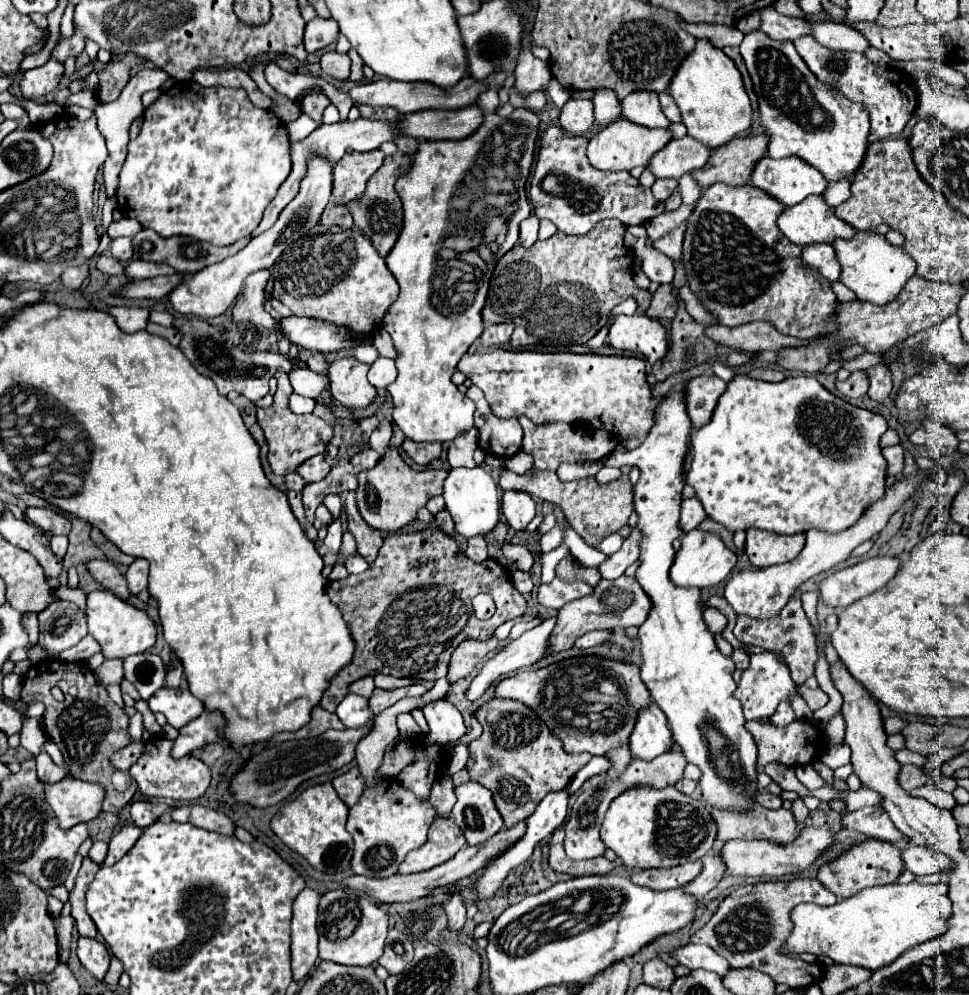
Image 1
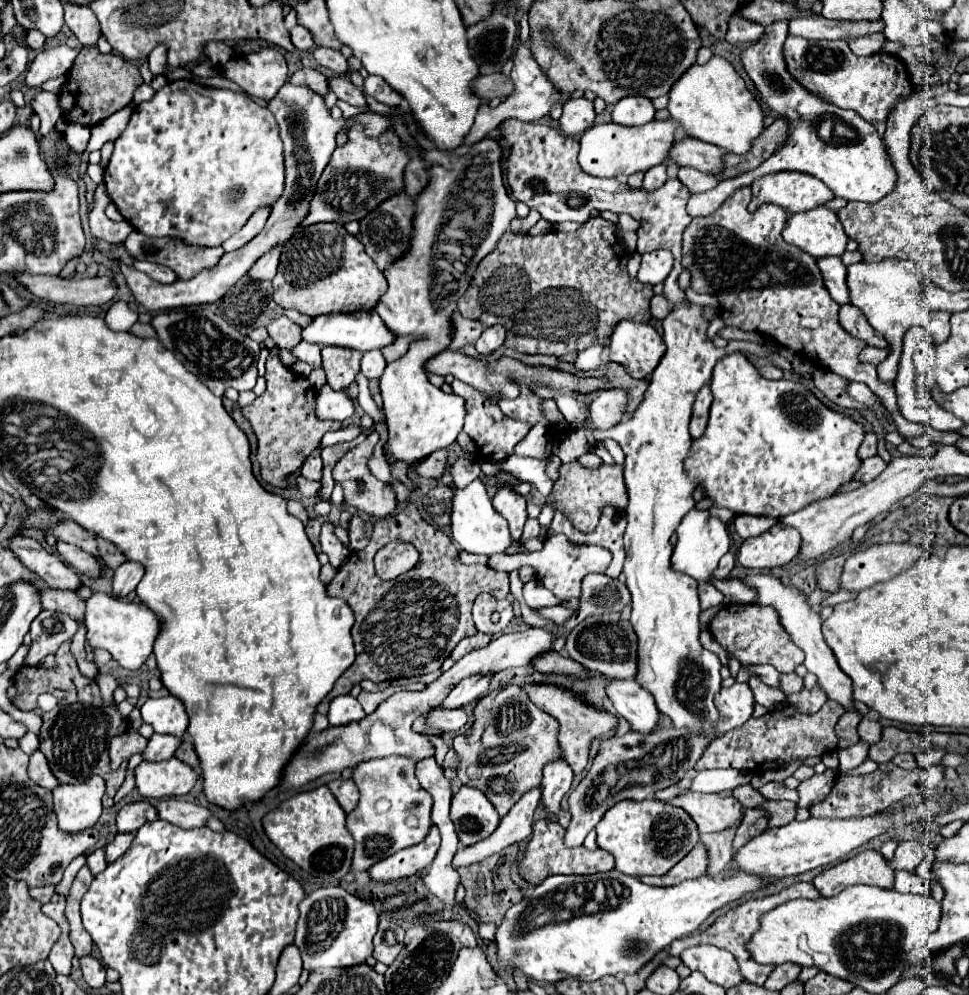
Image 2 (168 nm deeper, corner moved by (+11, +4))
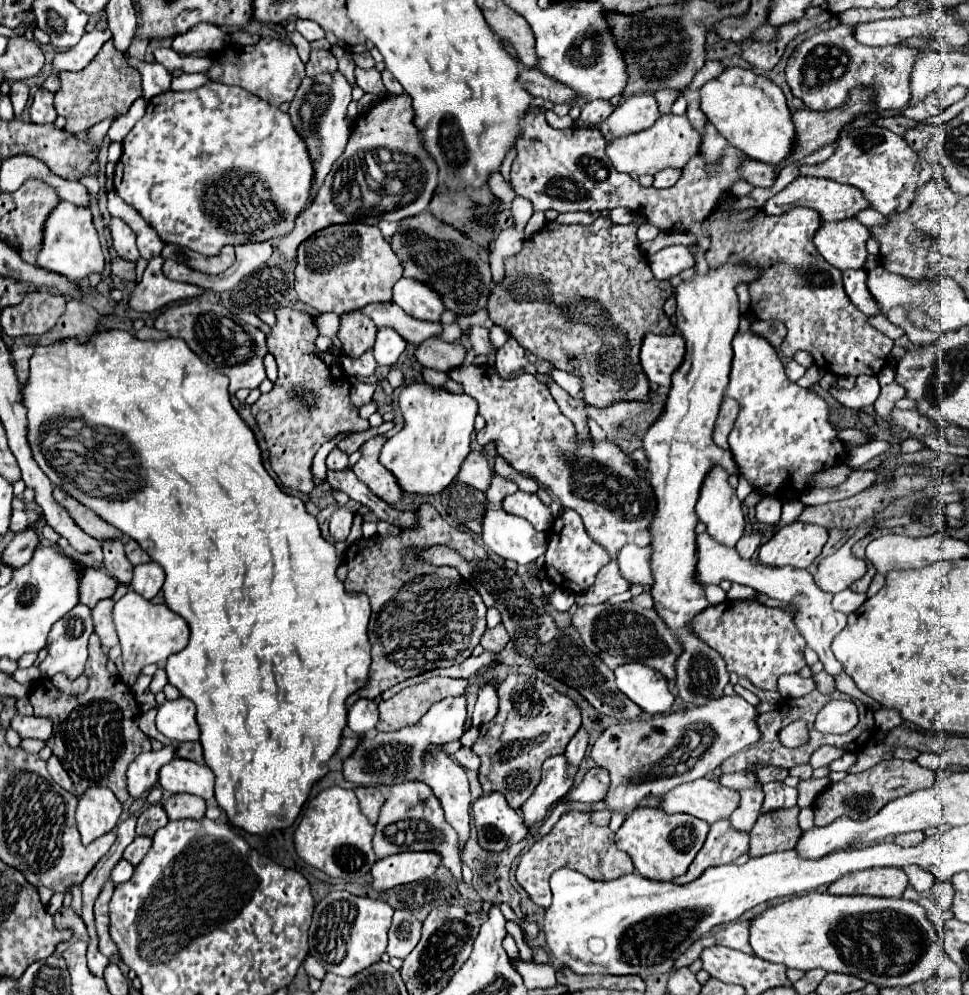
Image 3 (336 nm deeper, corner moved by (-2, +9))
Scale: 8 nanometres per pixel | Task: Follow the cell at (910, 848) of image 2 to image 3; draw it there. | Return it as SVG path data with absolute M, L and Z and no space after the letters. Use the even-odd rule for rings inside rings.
M907 832L907 834L897 834L895 836L895 844L899 846L915 846L917 842L921 842L925 838L923 832Z

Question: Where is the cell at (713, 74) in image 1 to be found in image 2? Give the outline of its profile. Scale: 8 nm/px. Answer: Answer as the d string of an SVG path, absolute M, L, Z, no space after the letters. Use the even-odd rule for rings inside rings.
M712 55L712 59L704 65L694 63L692 67L688 67L672 85L668 97L668 111L686 135L708 141L724 151L738 155L746 153L752 139L756 139L756 135L760 135L760 131L764 129L764 115L754 95L746 89L744 79L736 73L732 63L718 55Z

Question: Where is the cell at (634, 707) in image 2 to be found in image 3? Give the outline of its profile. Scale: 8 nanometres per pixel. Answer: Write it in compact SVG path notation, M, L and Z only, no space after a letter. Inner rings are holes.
M641 662L621 664L615 670L617 688L627 694L641 710L649 714L665 714L671 710L675 696L669 692L667 678Z

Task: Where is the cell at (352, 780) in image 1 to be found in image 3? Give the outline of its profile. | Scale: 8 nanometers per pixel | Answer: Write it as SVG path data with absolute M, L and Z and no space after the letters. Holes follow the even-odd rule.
M355 788L355 794L359 798L359 804L361 804L361 810L363 814L369 818L371 824L377 824L377 818L379 818L379 810L381 806L385 804L385 794L379 790L379 788Z

